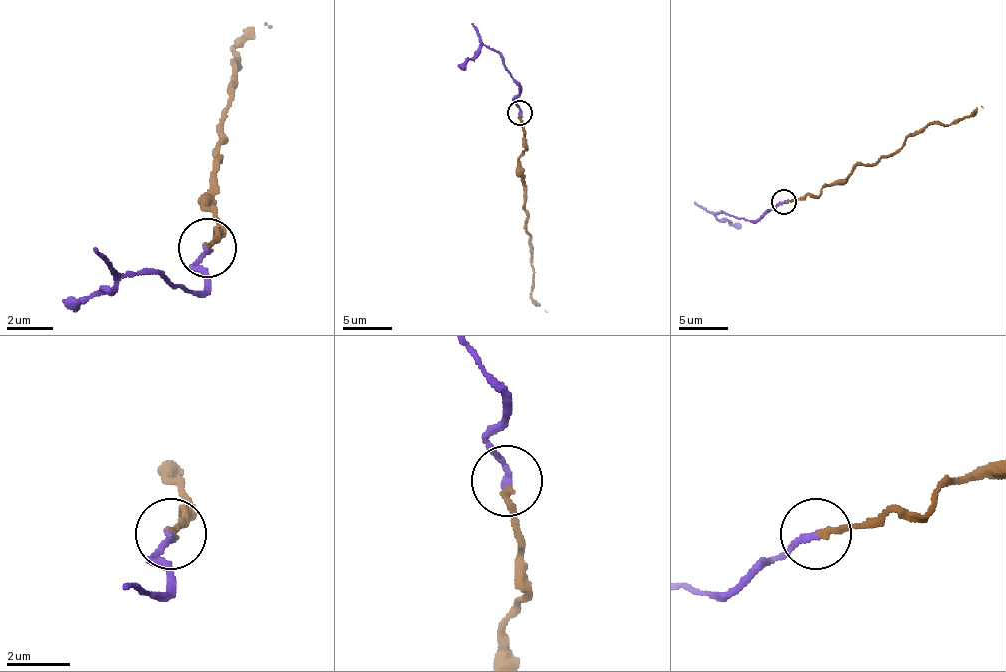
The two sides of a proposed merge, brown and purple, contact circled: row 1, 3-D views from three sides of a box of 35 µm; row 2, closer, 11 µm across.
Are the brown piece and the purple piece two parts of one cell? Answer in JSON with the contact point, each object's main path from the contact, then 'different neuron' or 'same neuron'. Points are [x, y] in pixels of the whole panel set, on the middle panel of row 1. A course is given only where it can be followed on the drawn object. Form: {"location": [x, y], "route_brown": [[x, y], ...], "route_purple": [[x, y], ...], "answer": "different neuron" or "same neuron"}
{"location": [520, 113], "route_brown": [[521, 112], [525, 147], [518, 159], [518, 169], [523, 187], [525, 231], [530, 239], [530, 296], [545, 311]], "route_purple": [[521, 112], [513, 100], [518, 82], [498, 53], [481, 45], [458, 68]], "answer": "same neuron"}

